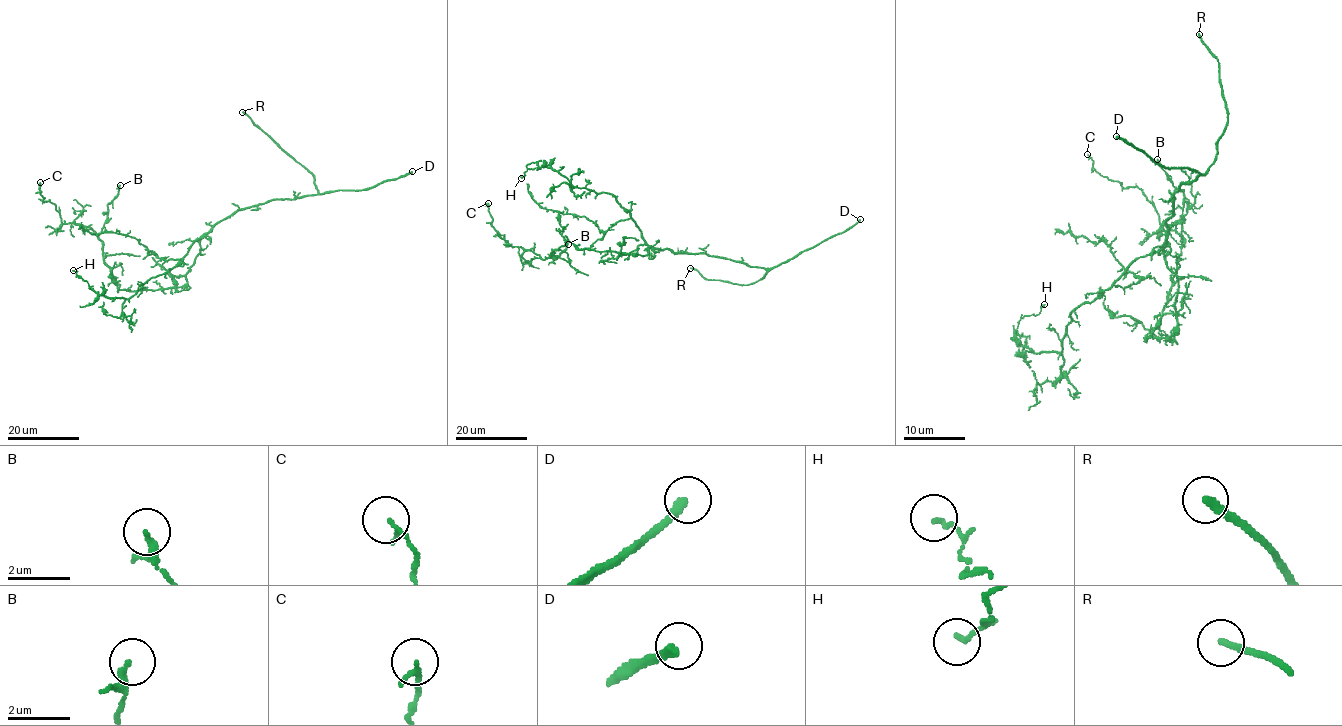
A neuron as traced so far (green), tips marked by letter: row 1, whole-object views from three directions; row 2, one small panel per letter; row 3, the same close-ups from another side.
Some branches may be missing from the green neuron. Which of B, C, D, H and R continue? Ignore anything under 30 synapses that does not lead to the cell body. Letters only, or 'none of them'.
D, R

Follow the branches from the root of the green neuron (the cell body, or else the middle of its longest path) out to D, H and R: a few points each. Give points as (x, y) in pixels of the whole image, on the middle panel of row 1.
D: (643, 255), (648, 247), (655, 247), (773, 268), (847, 230), (860, 219)
H: (643, 255), (648, 244), (630, 213), (612, 194), (574, 186), (537, 161), (528, 164), (521, 178)
R: (643, 255), (648, 247), (706, 253), (762, 267), (766, 273), (751, 284), (740, 285), (706, 279), (690, 268)

